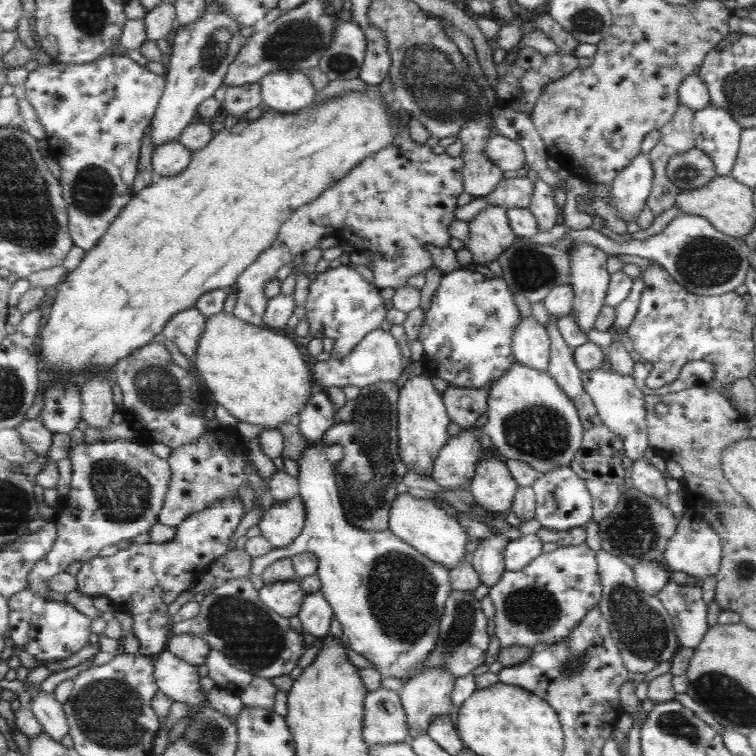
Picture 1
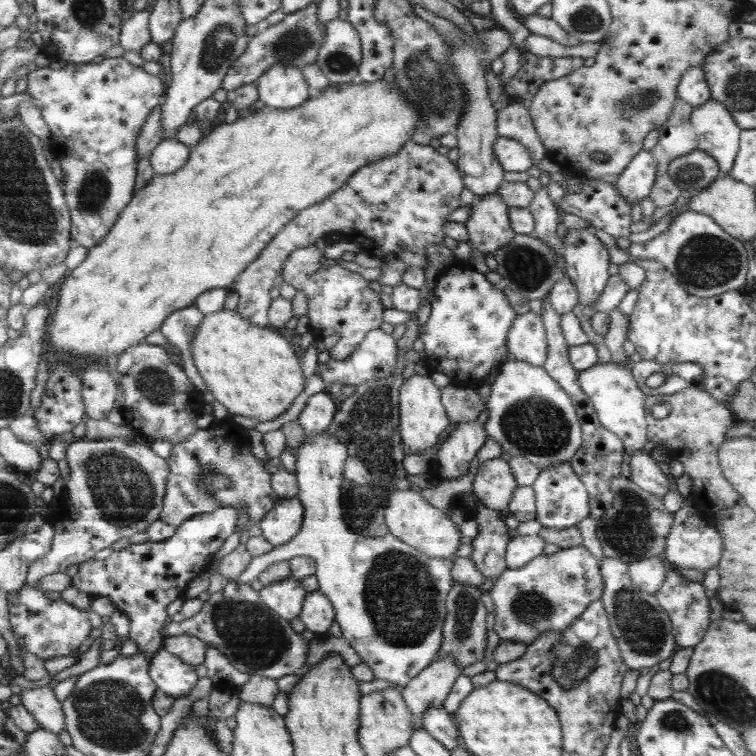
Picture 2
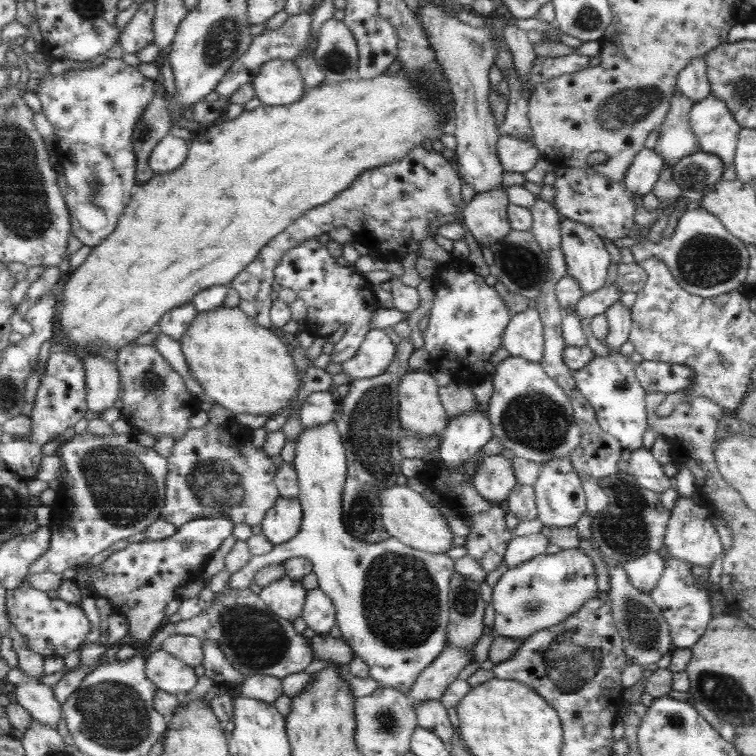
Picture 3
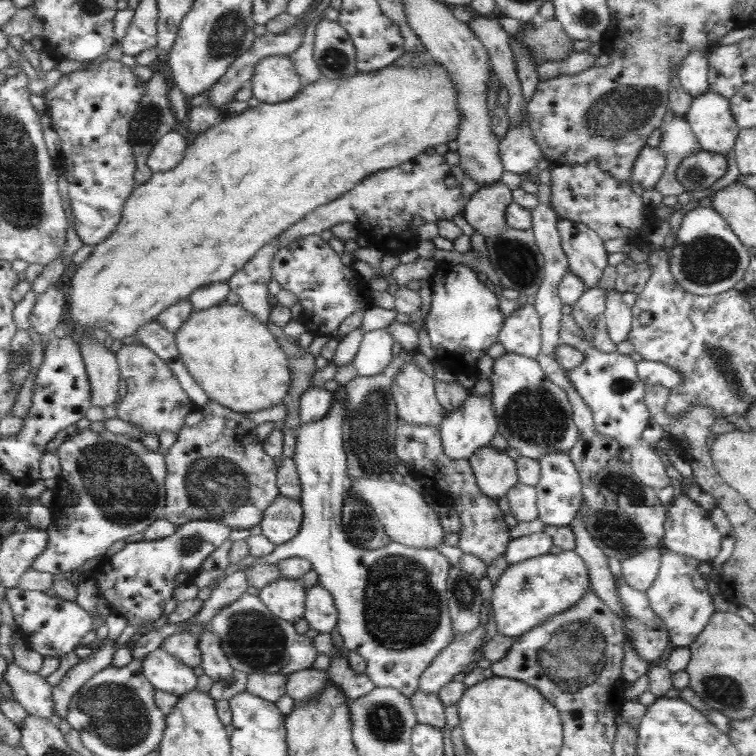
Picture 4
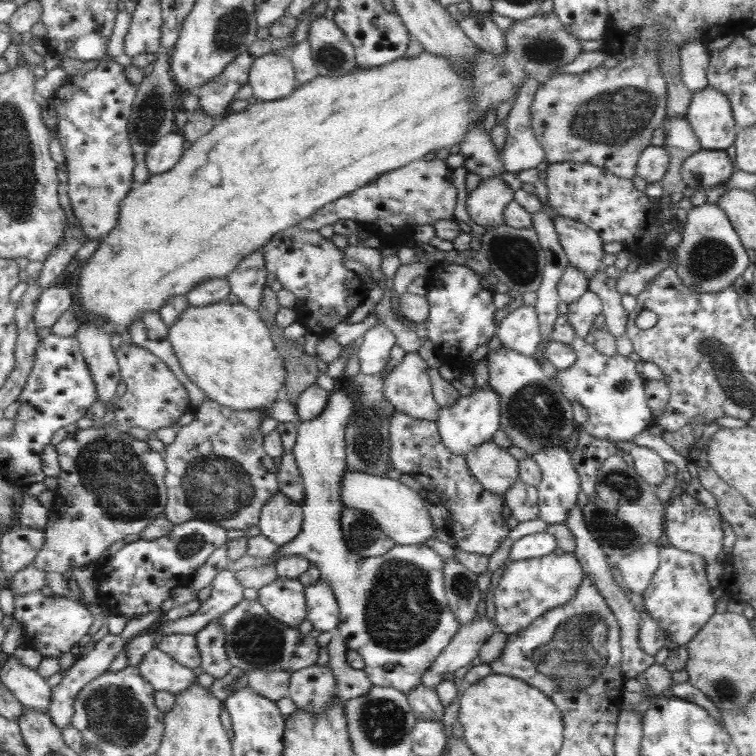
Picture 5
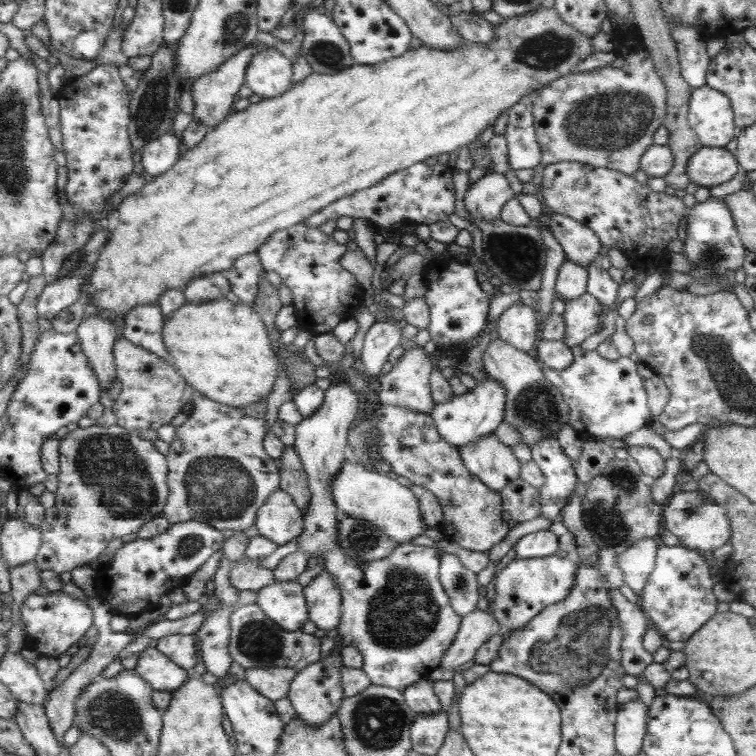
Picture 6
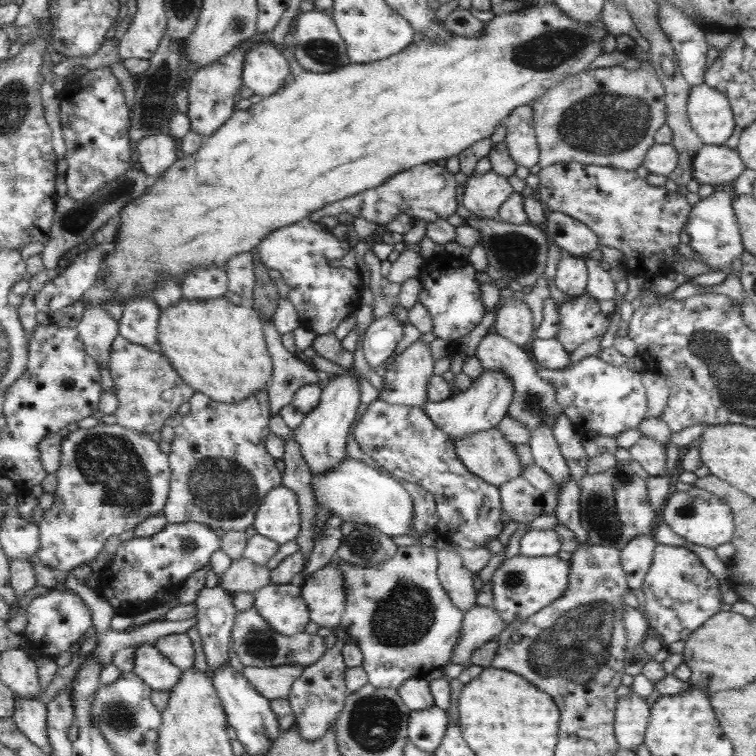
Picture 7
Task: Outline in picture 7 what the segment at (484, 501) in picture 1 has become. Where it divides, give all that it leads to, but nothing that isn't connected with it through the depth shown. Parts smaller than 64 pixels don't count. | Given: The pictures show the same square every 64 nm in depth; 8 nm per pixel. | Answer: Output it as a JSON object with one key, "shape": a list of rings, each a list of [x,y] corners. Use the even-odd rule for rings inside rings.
{"shape":[[[496,427],[477,431],[461,440],[455,440],[455,450],[461,464],[475,476],[499,488],[521,474],[521,466],[513,450]]]}

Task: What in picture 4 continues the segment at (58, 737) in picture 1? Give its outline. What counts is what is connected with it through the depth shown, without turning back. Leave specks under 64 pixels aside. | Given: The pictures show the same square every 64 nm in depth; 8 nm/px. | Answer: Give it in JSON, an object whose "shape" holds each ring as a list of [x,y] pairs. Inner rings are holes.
{"shape":[[[11,663],[4,674],[4,679],[11,687],[14,699],[25,707],[33,716],[43,716],[56,721],[55,699],[52,687],[39,673],[32,674],[21,666]]]}

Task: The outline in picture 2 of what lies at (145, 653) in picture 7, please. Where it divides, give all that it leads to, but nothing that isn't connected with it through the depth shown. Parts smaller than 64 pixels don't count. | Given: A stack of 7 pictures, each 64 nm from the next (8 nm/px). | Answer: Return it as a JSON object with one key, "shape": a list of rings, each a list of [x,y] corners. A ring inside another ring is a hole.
{"shape":[[[164,649],[150,657],[152,659],[150,673],[162,692],[179,699],[189,696],[193,688],[196,688],[200,679],[195,666]]]}

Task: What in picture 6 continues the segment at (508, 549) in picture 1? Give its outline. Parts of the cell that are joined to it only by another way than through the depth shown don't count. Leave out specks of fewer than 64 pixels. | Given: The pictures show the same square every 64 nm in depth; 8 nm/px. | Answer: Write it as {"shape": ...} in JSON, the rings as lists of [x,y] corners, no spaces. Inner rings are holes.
{"shape":[[[546,529],[521,536],[513,545],[513,552],[514,558],[541,558],[553,555],[557,548],[556,536]]]}

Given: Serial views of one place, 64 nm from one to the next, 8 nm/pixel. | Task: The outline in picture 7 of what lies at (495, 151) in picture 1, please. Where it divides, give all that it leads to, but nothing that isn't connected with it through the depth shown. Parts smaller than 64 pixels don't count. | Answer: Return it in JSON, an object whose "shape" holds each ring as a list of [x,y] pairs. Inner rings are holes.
{"shape":[[[529,104],[521,105],[505,118],[504,144],[515,166],[530,169],[538,164],[538,147],[532,128],[532,110]]]}

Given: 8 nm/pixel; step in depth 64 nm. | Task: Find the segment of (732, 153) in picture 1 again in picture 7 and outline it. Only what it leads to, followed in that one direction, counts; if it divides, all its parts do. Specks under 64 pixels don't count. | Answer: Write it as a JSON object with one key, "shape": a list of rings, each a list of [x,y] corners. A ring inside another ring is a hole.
{"shape":[[[704,82],[690,86],[686,115],[702,145],[725,145],[736,126],[729,101]]]}

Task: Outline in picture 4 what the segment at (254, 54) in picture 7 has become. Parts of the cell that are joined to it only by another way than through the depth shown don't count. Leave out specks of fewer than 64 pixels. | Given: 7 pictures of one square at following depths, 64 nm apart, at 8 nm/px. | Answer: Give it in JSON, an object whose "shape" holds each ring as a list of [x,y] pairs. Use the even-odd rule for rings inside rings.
{"shape":[[[271,56],[257,64],[251,87],[259,101],[279,104],[293,100],[304,86],[299,73],[295,72],[293,60],[285,56]]]}

